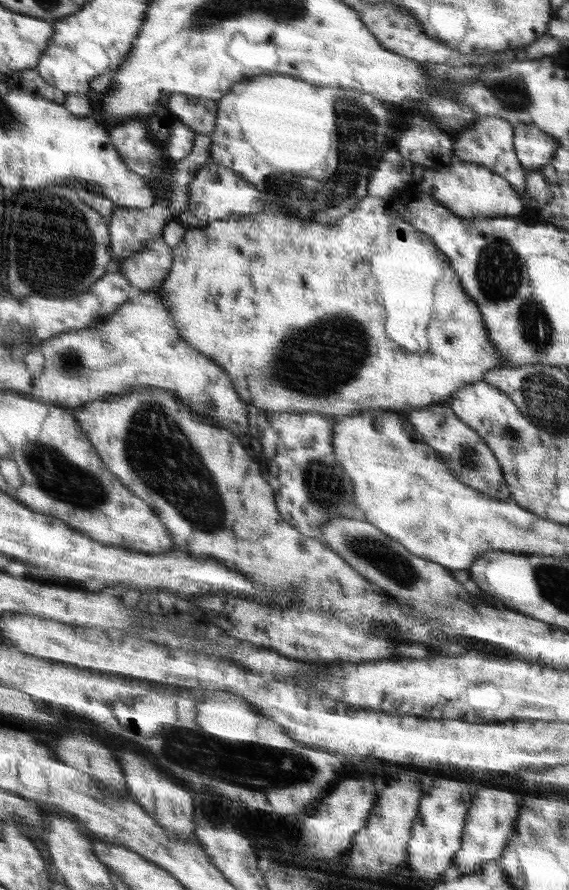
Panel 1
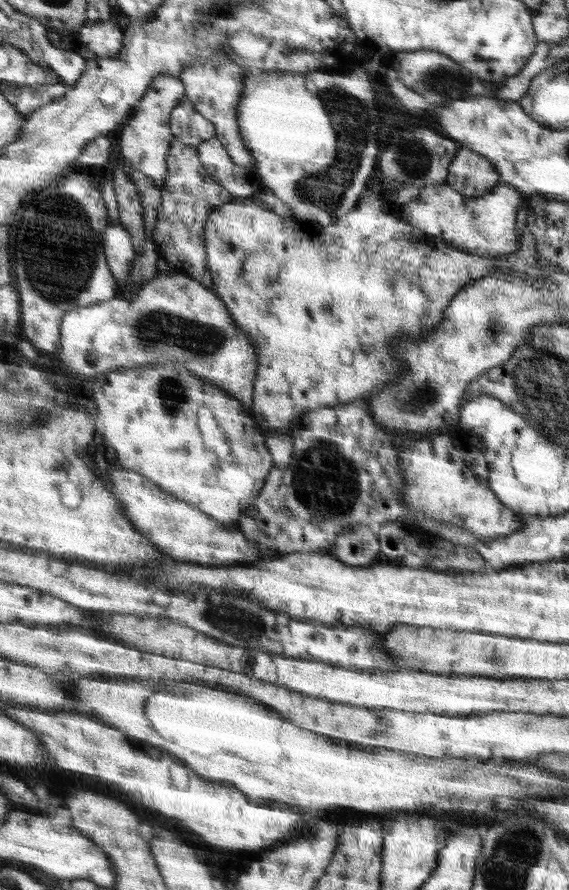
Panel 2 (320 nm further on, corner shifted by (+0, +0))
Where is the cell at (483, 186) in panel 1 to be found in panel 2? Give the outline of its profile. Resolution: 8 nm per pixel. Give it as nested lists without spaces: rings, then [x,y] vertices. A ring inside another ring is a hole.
[[[460,148],[450,163],[446,183],[467,197],[488,194],[501,177],[492,161],[470,149]]]

